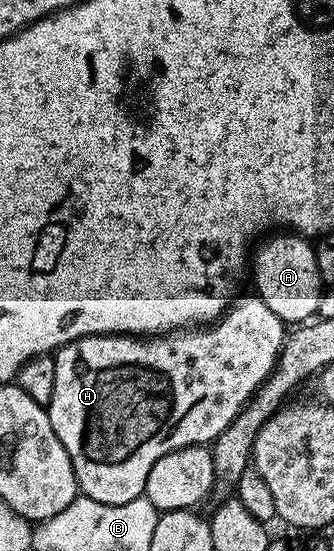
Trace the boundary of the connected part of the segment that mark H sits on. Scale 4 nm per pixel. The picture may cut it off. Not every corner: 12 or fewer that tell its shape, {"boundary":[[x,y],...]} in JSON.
{"boundary":[[286,323],[55,351],[46,409],[83,497],[130,504],[272,375]]}

